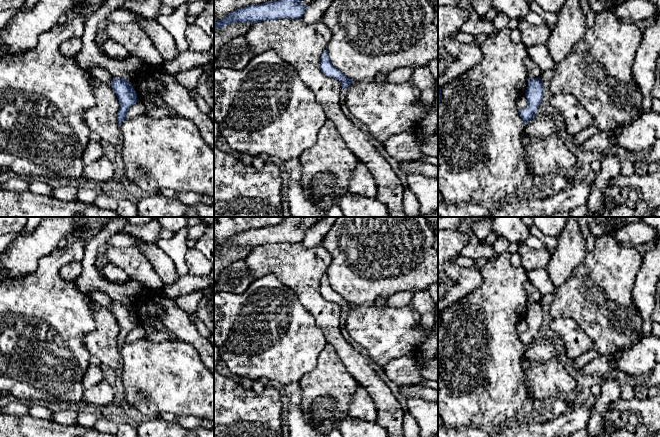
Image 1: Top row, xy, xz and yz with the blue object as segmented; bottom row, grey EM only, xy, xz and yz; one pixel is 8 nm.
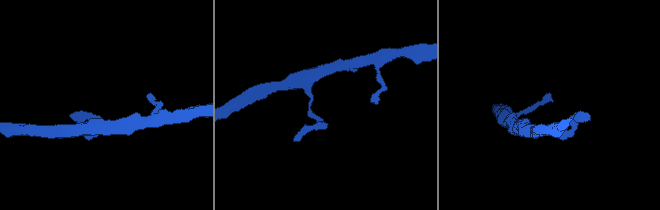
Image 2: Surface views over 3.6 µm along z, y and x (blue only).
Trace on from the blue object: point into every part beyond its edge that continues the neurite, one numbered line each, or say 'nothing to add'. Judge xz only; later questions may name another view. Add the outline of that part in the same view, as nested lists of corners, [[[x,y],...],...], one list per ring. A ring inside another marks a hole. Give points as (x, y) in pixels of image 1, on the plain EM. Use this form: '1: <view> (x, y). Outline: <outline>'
nothing to add

